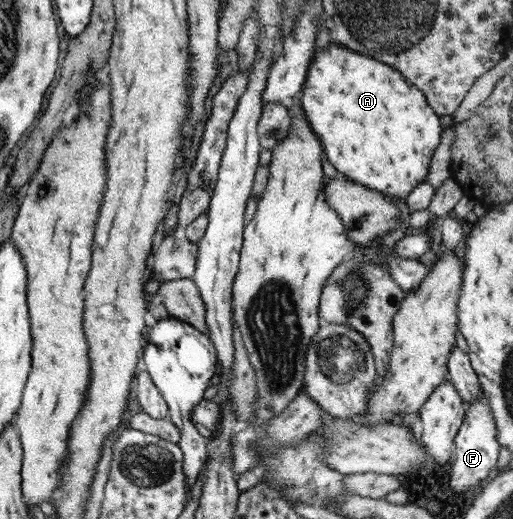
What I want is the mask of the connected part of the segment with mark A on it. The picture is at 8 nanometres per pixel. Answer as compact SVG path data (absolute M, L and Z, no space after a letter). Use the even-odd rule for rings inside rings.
M329 43L324 50L314 49L314 54L312 54L310 64L308 64L306 77L298 98L300 100L301 110L305 115L310 129L316 134L318 141L321 143L325 161L330 164L339 175L346 177L346 179L358 185L371 188L372 191L387 195L393 200L403 200L416 185L425 181L426 175L428 174L428 163L439 144L439 137L441 136L442 128L438 120L439 115L436 115L434 110L428 107L424 95L418 91L417 87L408 83L402 75L399 75L392 67L371 59L368 56L362 56L356 53L356 51L350 51L337 44Z

